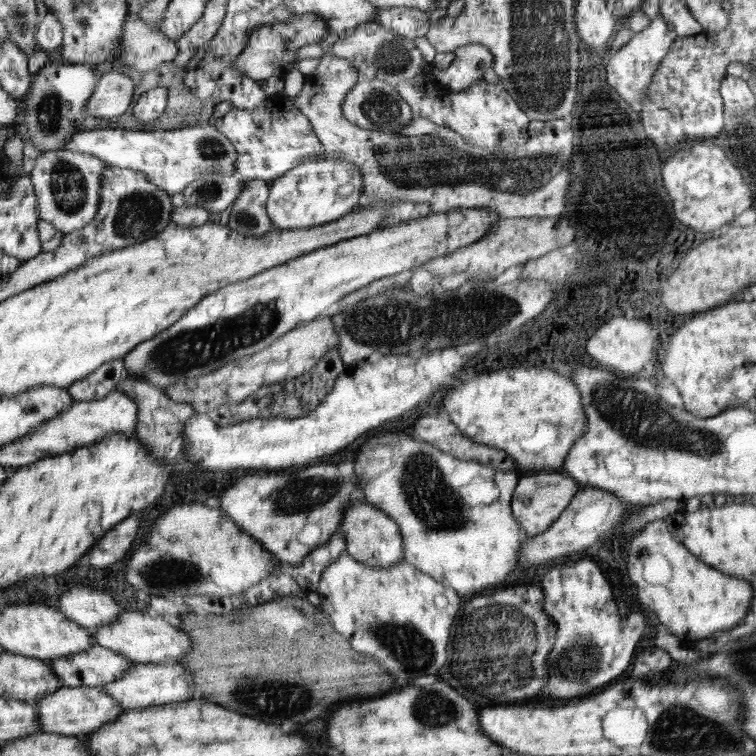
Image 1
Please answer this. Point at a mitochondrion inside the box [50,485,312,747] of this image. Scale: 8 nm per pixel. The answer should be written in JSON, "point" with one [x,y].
{"point":[248,694]}

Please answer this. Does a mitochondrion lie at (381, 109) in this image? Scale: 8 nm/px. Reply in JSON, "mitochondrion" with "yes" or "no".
{"mitochondrion":"yes"}

